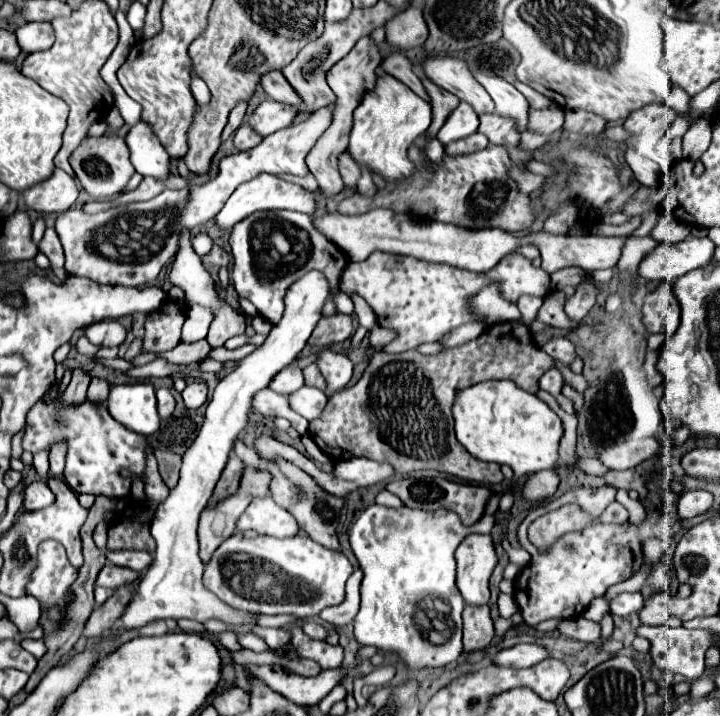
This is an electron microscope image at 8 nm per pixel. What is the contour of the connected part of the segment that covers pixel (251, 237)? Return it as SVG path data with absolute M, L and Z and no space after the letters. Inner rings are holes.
M281 210L281 212L253 212L249 218L241 220L231 230L231 254L233 254L233 282L239 296L253 302L263 318L267 318L271 324L277 324L283 316L283 296L289 284L301 278L301 274L307 274L309 270L321 270L327 278L333 290L339 288L339 276L347 264L343 252L325 236L321 236L313 224L311 218L301 212ZM265 226L277 226L279 232L285 234L285 238L291 242L291 250L287 254L279 254L275 246L271 244L271 238L265 234Z

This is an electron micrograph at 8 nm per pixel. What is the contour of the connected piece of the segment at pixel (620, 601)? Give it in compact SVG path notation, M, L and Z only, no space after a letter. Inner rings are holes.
M639 592L619 594L611 602L611 614L615 614L615 616L627 616L631 612L639 612L641 608L643 608L643 596Z

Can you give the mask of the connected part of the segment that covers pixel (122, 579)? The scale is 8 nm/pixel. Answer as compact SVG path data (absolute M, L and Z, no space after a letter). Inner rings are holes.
M105 564L95 580L95 586L103 586L103 588L119 588L123 584L131 584L135 578L139 576L139 572L131 570L131 568L121 568L121 566L113 566L113 564Z

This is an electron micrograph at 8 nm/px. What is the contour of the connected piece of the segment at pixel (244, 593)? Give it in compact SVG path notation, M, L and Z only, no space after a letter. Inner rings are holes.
M305 532L285 540L271 536L245 538L243 534L233 534L229 540L225 540L225 544L221 544L221 548L217 548L213 560L205 566L203 584L219 600L223 600L225 604L237 610L255 612L255 614L293 614L299 620L305 620L317 616L323 608L341 604L345 600L345 582L351 574L353 574L353 566L343 552L321 548L321 544L313 542Z

